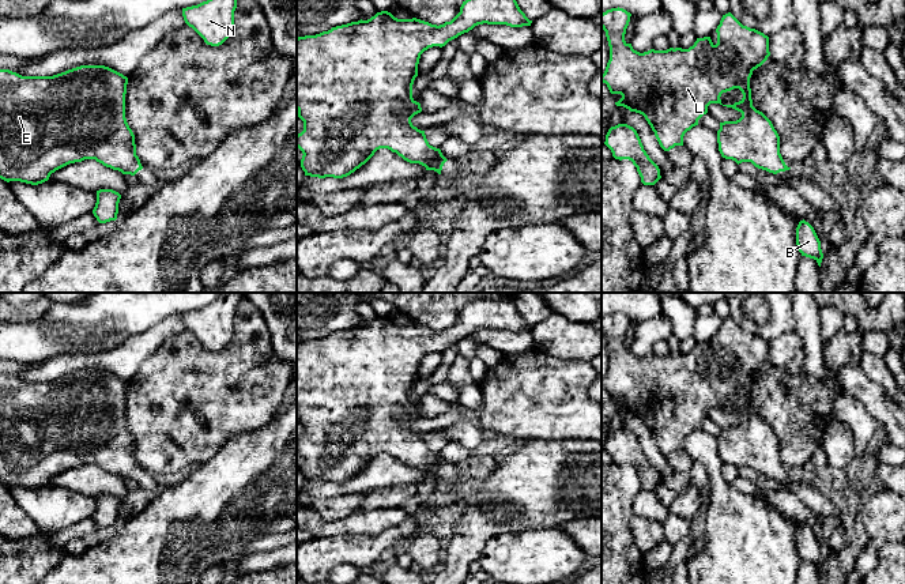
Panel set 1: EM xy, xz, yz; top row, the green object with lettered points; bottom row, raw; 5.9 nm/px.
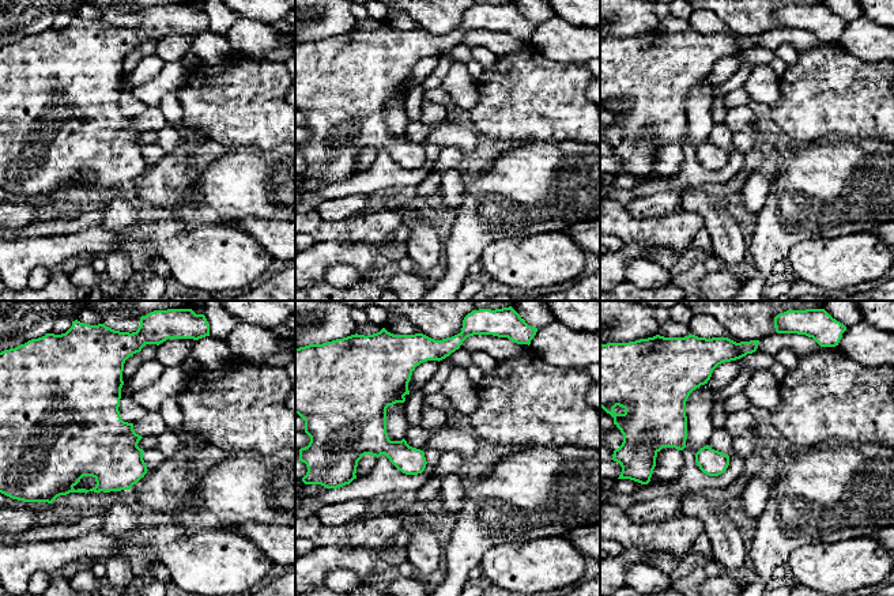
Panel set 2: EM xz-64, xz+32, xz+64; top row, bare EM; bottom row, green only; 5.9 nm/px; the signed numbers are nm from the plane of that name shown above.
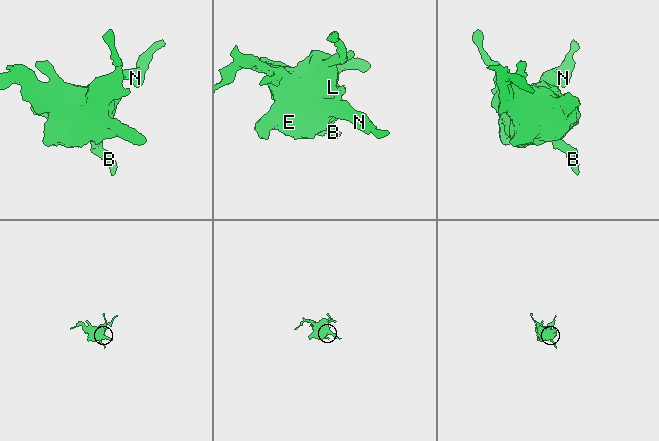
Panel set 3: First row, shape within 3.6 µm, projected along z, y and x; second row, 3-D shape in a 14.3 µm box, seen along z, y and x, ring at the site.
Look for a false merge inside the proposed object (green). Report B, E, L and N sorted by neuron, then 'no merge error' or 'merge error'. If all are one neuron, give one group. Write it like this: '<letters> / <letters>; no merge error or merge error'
B E L N; no merge error

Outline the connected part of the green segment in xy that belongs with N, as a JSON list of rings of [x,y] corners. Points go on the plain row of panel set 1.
[[[219,293],[216,299],[197,310],[182,313],[185,328],[192,332],[207,350],[219,351],[234,334],[234,316],[244,293]]]

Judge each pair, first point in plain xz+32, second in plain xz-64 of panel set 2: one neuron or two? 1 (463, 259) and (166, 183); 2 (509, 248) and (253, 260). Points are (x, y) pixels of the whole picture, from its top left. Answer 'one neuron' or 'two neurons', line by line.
1: two neurons
2: one neuron

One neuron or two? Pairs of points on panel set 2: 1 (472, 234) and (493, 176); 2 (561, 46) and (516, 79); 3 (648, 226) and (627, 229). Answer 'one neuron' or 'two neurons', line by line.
1: one neuron
2: two neurons
3: one neuron

